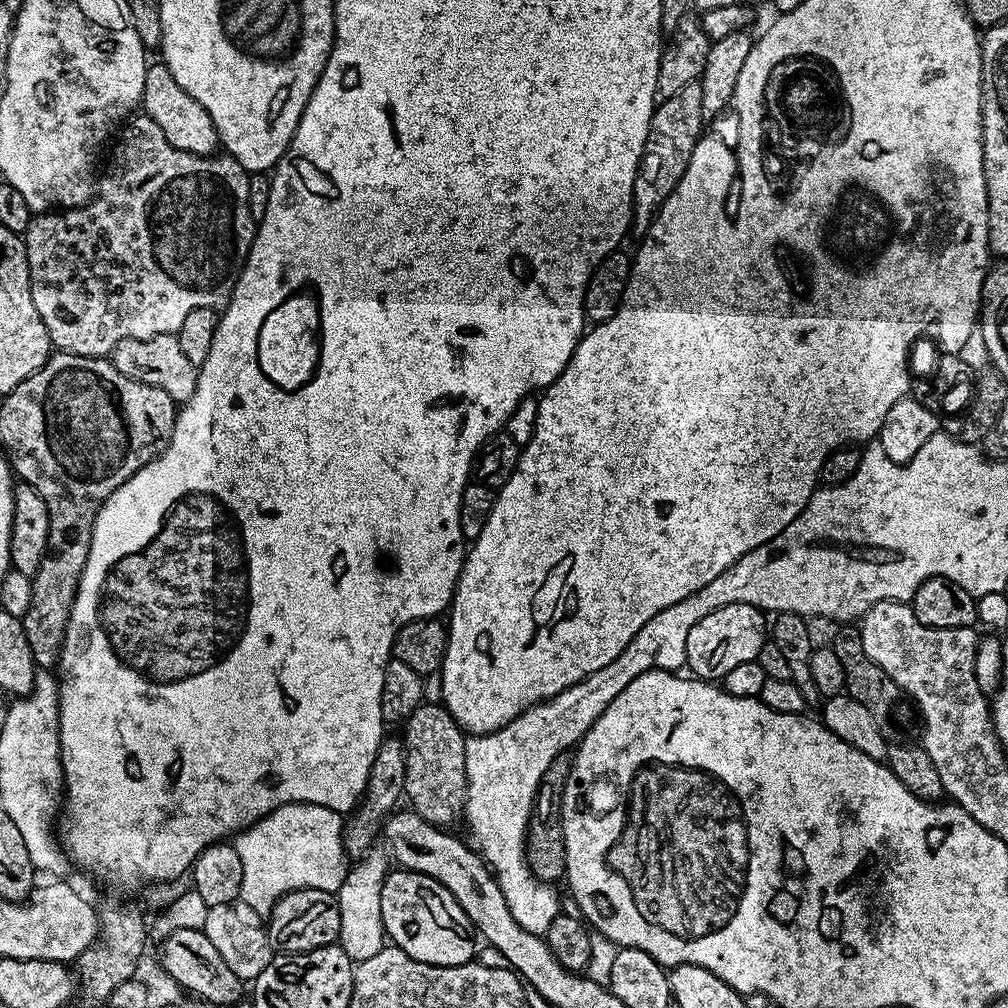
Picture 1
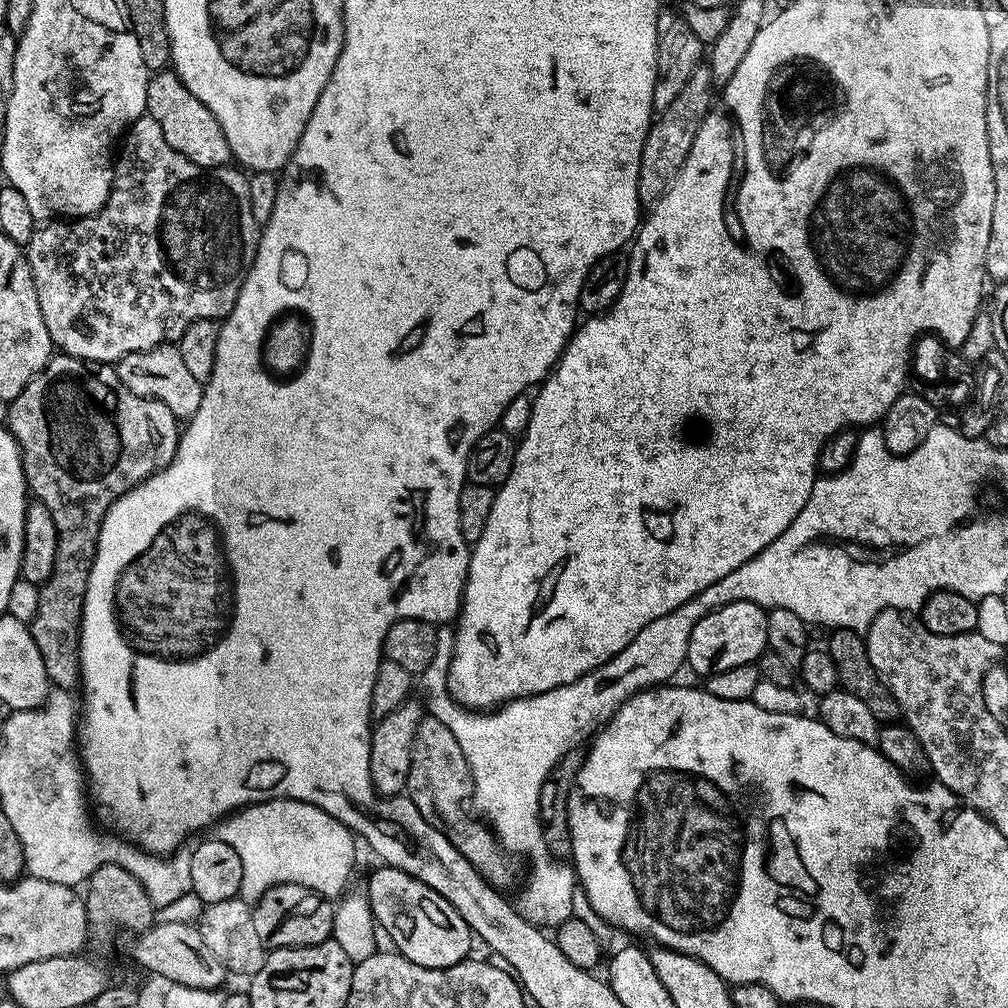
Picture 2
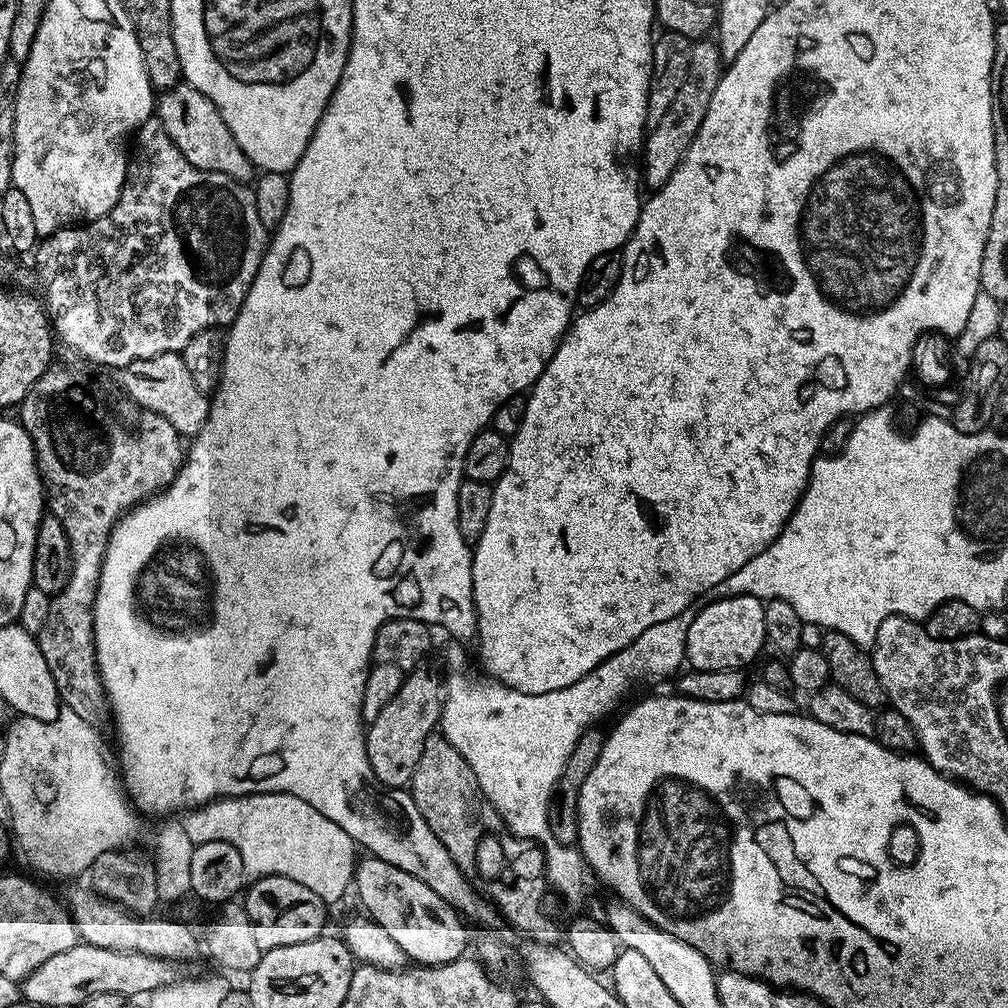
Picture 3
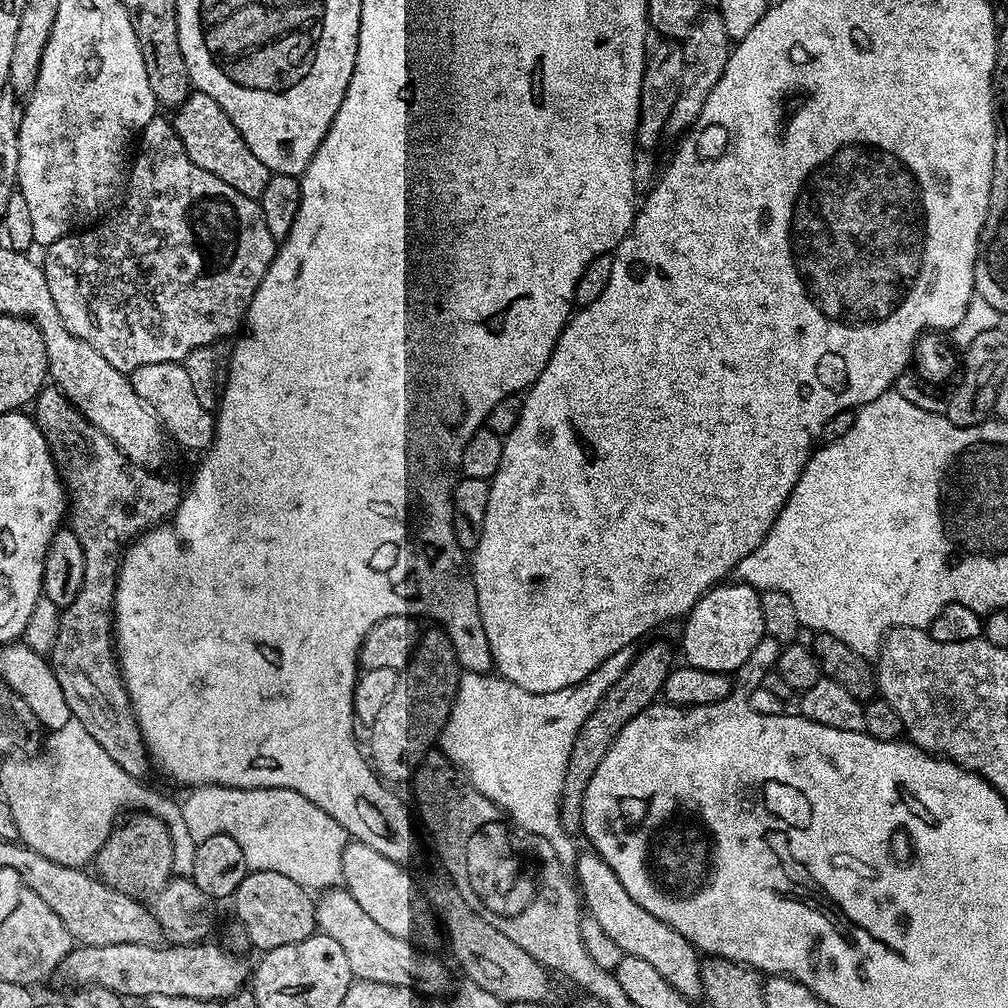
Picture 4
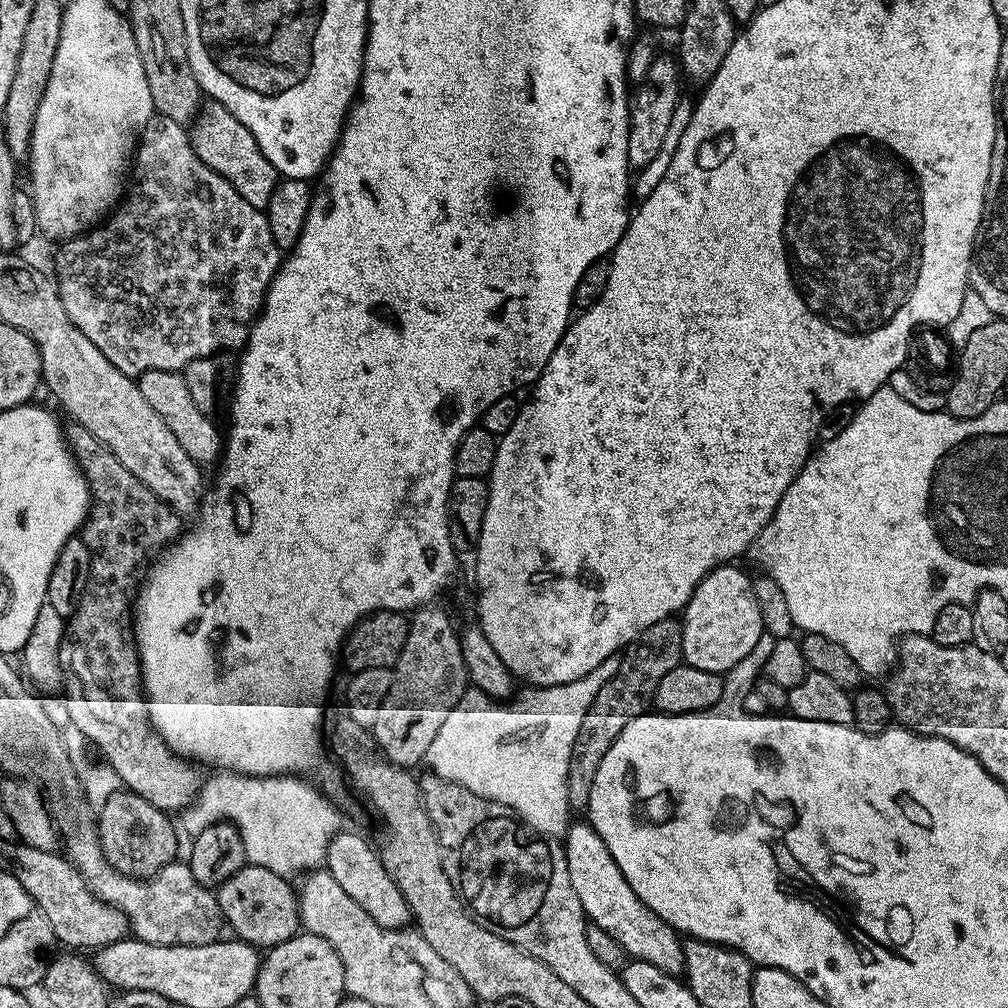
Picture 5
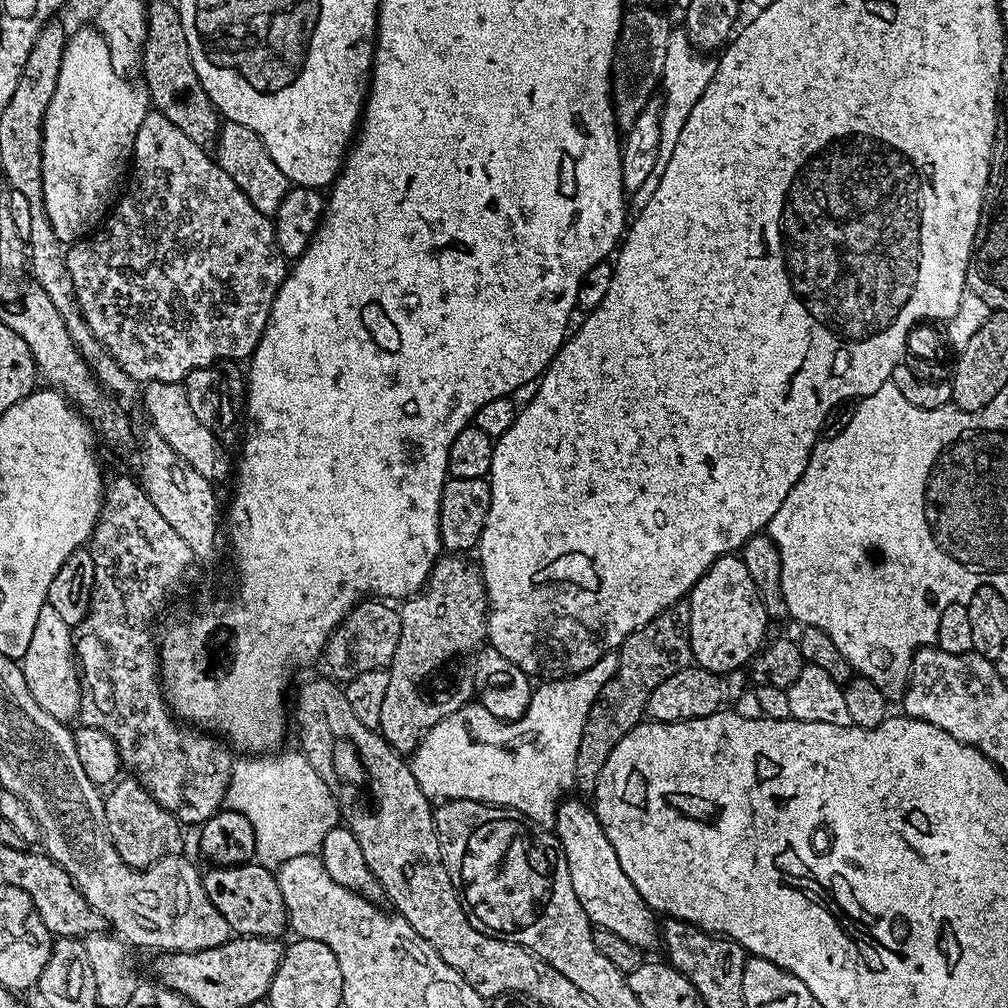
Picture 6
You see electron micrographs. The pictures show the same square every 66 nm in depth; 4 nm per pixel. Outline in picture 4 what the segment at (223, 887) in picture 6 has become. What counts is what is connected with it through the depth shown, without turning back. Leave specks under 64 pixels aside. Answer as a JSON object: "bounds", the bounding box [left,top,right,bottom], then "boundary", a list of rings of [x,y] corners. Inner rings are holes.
{"bounds":[230,870,317,953],"boundary":[[[273,870],[249,871],[230,897],[230,904],[249,942],[260,948],[261,953],[278,946],[290,946],[290,942],[302,942],[302,938],[317,931],[316,900],[313,893],[286,874],[275,873]]]}

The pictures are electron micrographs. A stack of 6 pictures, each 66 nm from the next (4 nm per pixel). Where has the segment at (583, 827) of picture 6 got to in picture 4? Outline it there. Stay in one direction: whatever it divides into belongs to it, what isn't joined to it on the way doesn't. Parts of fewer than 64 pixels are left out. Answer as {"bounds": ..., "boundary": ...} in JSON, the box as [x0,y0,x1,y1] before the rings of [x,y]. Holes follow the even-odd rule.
{"bounds":[574,850,703,998],"boundary":[[[585,850],[577,855],[574,880],[587,915],[592,916],[594,922],[598,922],[602,930],[606,930],[606,934],[610,934],[613,942],[618,942],[625,956],[642,958],[642,962],[650,962],[650,966],[654,966],[654,970],[658,970],[658,974],[662,974],[662,978],[666,978],[666,982],[670,982],[670,986],[674,986],[678,994],[689,998],[703,997],[701,953],[685,936],[678,934],[678,930],[654,918],[650,910],[642,910],[642,906],[638,906],[638,902],[634,902],[630,894],[626,894],[622,882],[618,882],[618,874],[610,870],[610,866],[600,857],[599,852]]]}

